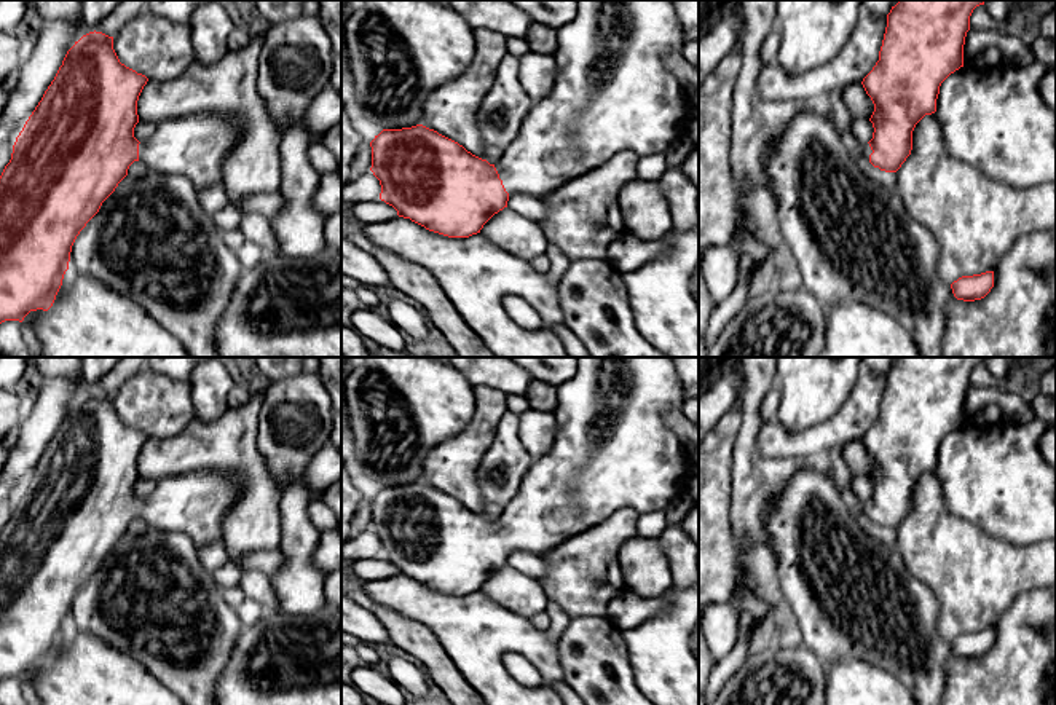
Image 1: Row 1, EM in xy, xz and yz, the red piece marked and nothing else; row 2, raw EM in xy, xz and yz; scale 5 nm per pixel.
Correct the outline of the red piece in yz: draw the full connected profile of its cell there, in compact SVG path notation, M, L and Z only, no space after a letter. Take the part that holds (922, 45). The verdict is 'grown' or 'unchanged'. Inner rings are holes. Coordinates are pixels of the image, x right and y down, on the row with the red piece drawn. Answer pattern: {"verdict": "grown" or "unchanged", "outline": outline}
{"verdict": "grown", "outline": "M900 0L887 14L887 27L879 51L879 61L863 78L861 85L874 104L869 118L873 139L861 145L865 158L881 171L896 172L912 150L912 131L925 116L936 112L936 99L941 83L956 70L963 67L963 45L970 30L973 10L986 0Z"}

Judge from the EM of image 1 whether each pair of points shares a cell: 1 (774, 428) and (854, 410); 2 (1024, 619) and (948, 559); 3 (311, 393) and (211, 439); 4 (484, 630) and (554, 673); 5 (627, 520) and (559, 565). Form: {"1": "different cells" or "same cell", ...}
{"1": "same cell", "2": "different cells", "3": "different cells", "4": "same cell", "5": "same cell"}

